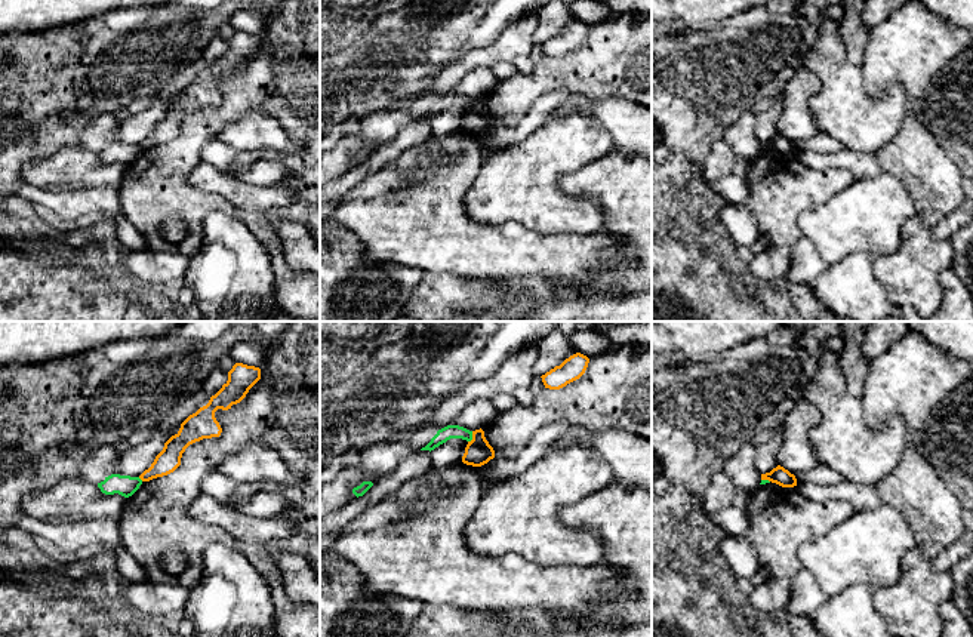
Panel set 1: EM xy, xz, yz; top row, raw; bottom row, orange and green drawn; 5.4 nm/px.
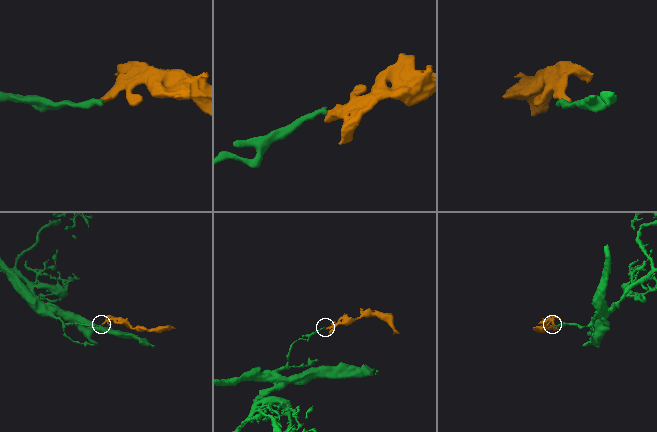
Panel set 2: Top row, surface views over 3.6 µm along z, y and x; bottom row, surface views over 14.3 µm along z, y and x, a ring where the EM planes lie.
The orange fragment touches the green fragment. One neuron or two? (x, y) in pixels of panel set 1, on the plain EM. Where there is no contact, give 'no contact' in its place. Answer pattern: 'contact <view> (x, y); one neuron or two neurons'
contact xz (473, 105); two neurons

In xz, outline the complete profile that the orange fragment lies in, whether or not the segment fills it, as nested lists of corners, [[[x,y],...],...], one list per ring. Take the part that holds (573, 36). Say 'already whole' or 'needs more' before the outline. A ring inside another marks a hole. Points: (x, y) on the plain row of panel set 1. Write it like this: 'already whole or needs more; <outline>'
already whole; [[[576,21],[566,27],[560,34],[555,34],[542,43],[542,50],[545,56],[560,58],[567,52],[579,47],[585,41],[588,31],[589,27],[586,24]]]

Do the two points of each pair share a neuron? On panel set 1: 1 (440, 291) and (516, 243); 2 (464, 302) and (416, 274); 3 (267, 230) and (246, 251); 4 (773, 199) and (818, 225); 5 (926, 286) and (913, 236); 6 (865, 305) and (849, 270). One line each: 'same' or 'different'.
1: different
2: different
3: different
4: different
5: same
6: same

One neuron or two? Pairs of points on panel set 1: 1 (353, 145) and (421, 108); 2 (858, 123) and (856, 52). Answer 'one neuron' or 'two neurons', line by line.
1: one neuron
2: two neurons

